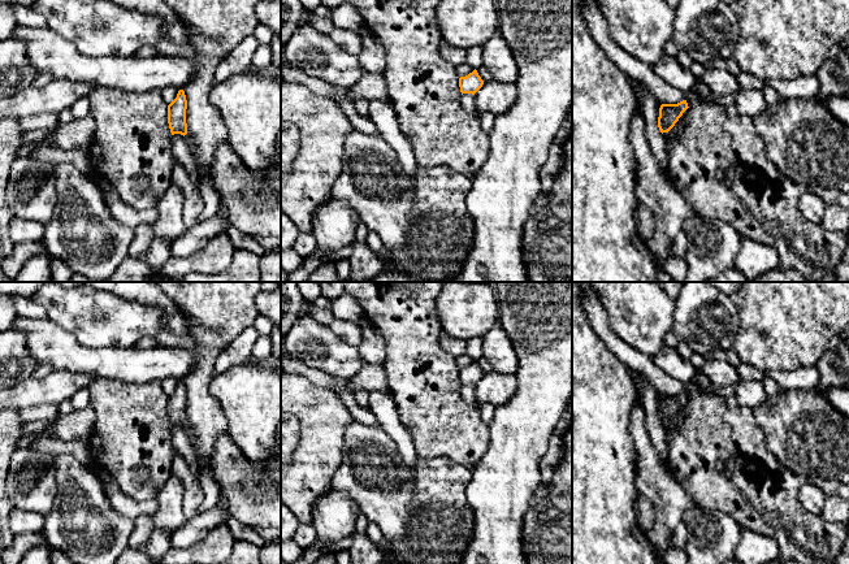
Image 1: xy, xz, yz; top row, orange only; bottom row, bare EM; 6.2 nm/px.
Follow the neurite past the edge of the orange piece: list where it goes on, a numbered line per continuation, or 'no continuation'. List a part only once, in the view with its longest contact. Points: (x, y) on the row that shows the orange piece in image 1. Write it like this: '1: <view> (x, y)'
1: yz (700, 91)

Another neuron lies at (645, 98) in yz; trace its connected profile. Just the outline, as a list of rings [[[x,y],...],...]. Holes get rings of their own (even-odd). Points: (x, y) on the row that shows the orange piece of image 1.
[[[632,81],[634,96],[642,108],[642,116],[646,123],[645,134],[649,147],[655,156],[660,169],[667,168],[667,151],[664,136],[658,127],[657,100],[650,90],[641,82]]]

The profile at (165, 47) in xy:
[[[164,39],[153,45],[159,55],[183,57],[194,60],[196,57],[196,49],[191,42],[187,44],[177,44],[169,39]]]

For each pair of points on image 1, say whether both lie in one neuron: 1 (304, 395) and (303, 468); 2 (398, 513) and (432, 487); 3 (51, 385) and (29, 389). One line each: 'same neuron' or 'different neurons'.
1: same neuron
2: different neurons
3: same neuron

